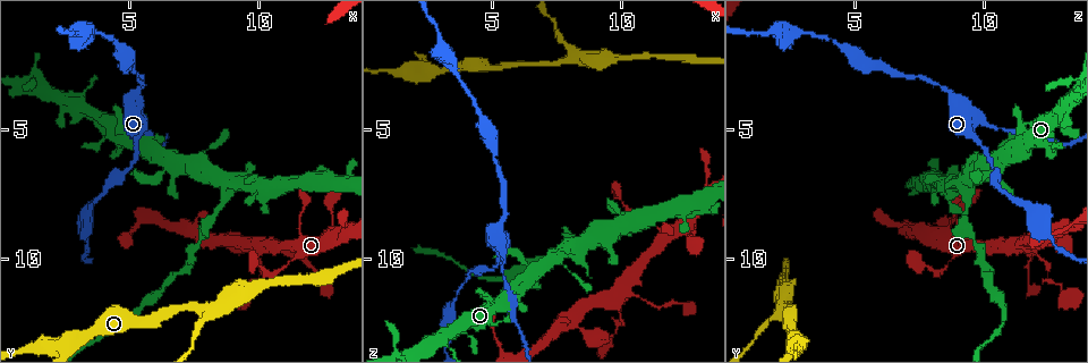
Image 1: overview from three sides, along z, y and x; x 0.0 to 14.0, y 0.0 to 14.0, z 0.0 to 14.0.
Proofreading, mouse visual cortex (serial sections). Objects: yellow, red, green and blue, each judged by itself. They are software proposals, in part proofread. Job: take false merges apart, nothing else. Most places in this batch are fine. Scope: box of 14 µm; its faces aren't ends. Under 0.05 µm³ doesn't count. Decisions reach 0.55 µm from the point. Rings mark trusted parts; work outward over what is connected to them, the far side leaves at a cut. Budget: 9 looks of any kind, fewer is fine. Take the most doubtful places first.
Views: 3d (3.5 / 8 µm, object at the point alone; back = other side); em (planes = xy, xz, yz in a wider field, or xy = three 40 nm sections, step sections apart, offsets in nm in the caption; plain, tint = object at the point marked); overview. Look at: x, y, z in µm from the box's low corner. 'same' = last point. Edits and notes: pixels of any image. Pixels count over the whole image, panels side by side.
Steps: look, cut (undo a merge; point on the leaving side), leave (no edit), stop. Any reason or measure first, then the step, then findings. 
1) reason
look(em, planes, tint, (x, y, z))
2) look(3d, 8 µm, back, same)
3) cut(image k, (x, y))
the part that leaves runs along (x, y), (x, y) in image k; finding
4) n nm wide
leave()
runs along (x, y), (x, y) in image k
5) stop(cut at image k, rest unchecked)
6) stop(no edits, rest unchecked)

abrupt turn
look(3d, 3.5 µm, (8.0, 11.8, 2.3))

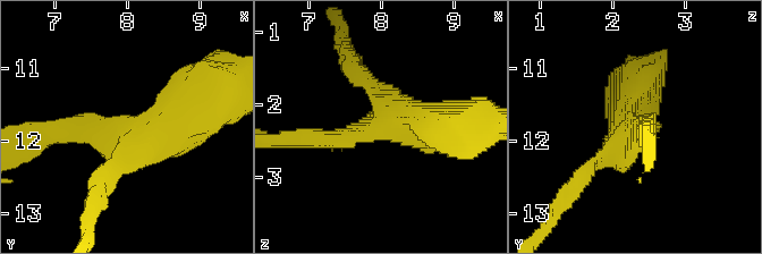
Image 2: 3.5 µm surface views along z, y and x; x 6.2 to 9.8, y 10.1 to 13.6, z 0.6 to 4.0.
look(em, xy, step 1, tint, (8.00, 11.90, 2.25))

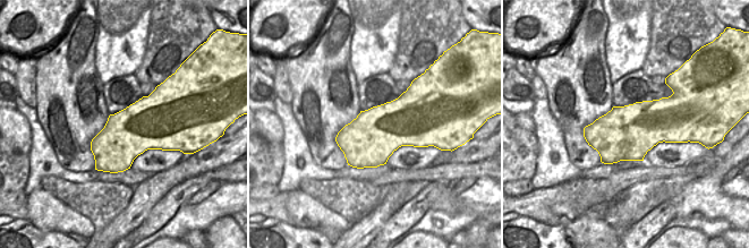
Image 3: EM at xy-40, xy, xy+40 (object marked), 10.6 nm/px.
550 nm wide
leave()
runs along (52, 133), (158, 133), (195, 111) in image 2; continuous, no second cell

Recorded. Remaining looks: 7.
sudden change in width
look(3d, 3.5 µm, (5.4, 4.8, 10.1))

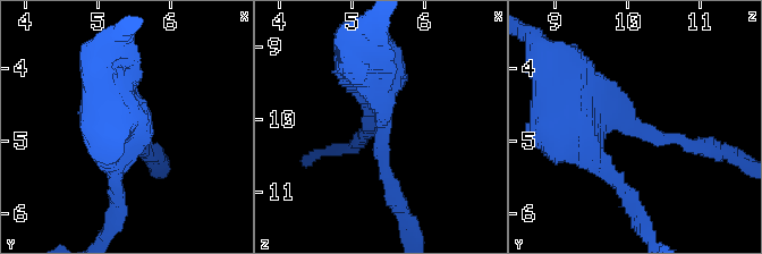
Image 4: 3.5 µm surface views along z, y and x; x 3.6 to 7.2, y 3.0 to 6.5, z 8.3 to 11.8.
arms of 200, 600 nm; need the tissue
look(em, planes, tint, (5.45, 4.75, 10.10))

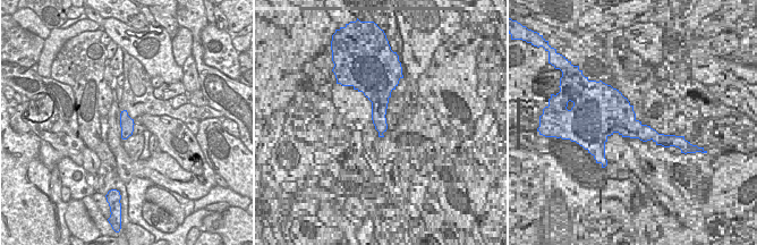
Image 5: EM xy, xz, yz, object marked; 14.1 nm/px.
190 nm wide
leave()
runs along (562, 111), (695, 145) in image 4; continuous, no second cell

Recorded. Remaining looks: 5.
calibre changes
look(3d, 8 µm, (3.3, 9.1, 12.5))

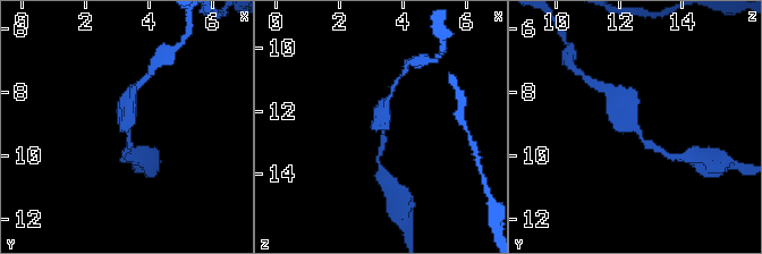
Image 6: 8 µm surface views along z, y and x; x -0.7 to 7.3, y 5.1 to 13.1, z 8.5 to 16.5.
zoom in
look(3d, 3.5 µm, (3.4, 9.1, 12.5))

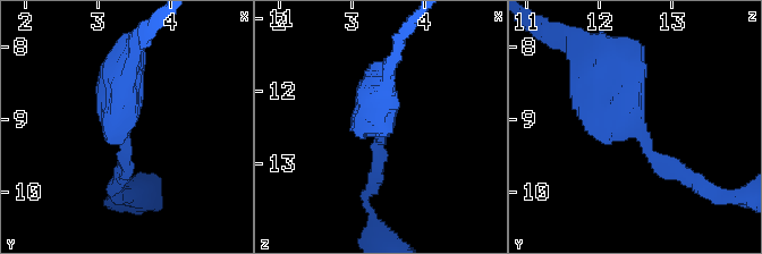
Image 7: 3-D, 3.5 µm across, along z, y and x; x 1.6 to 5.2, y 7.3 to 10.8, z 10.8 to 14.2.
arms of 200, 500 nm; need the tissue
look(em, xy, step 3, tint, same)

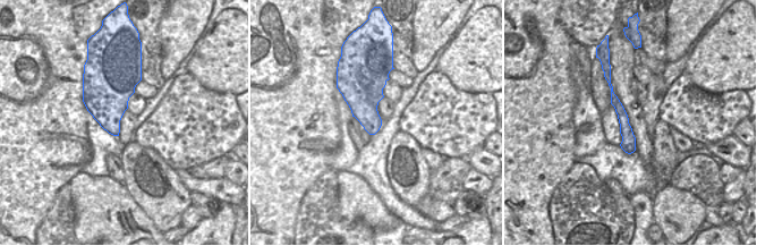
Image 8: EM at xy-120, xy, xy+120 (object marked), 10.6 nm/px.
leave()
one cell here

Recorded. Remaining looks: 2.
calibre changes
look(3d, 3.5 µm, (12.9, 8.5, 8.7))

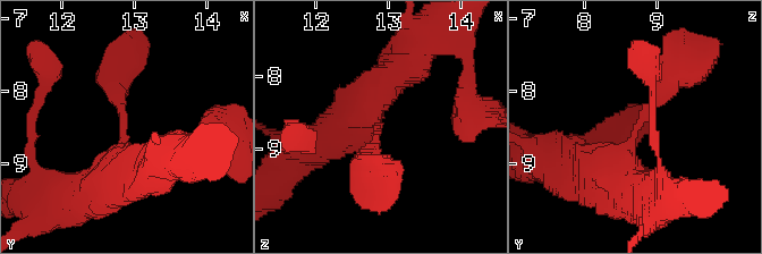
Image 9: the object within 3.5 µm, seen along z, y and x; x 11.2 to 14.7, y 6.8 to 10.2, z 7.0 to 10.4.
now the EM
look(em, xy, step 3, tint, (12.85, 8.45, 8.75))

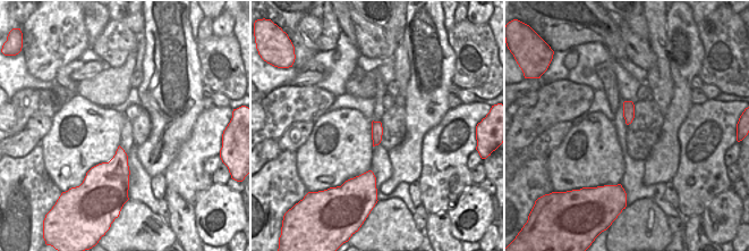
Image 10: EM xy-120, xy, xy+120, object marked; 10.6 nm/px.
arms of 300, 500 nm
leave()
runs along (620, 184), (611, 180), (643, 113), (680, 65) in image 9; all the same cell

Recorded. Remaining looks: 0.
stop(no edits, rest unchecked)

